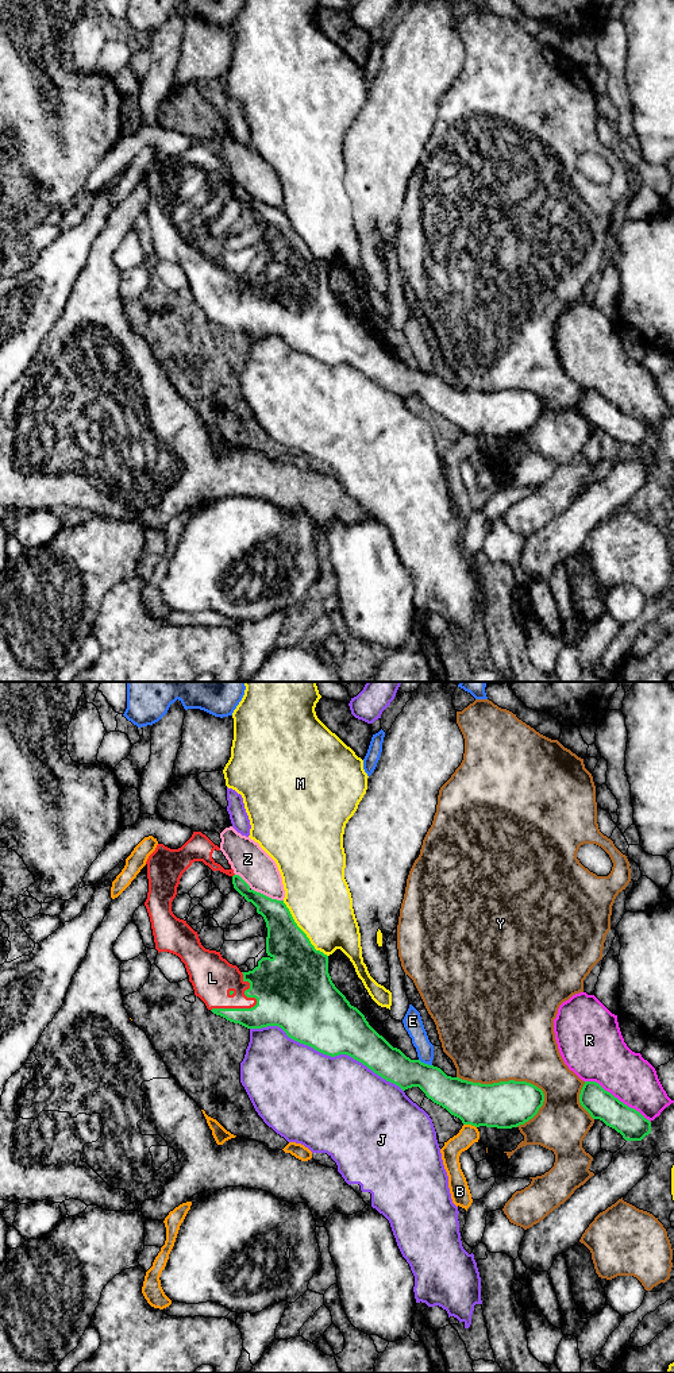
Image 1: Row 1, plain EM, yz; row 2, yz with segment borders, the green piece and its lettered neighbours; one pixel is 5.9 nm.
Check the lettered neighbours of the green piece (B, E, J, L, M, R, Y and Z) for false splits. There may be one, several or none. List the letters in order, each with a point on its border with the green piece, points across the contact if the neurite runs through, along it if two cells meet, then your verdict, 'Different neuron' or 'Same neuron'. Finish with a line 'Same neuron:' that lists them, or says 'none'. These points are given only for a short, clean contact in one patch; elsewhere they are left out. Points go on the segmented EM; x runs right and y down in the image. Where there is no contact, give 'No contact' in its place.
B: Touches green at yz (470, 1123). Boundary: yz (463, 1123), (470, 1123), (476, 1127). Different neuron
E: Touches green at yz (426, 1064). Different neuron
J: Touches green at yz (327, 1055). Different neuron
L: Touches green at yz (251, 1007). Same neuron
M: Touches green at yz (301, 930). Different neuron
R: Touches green at yz (616, 1098). Different neuron
Y: Touches green at yz (504, 1082). Different neuron
Z: Touches green at yz (260, 893). Different neuron
Same neuron: L

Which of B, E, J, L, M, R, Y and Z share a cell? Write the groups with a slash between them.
B / E / J / L / M / R / Y / Z

